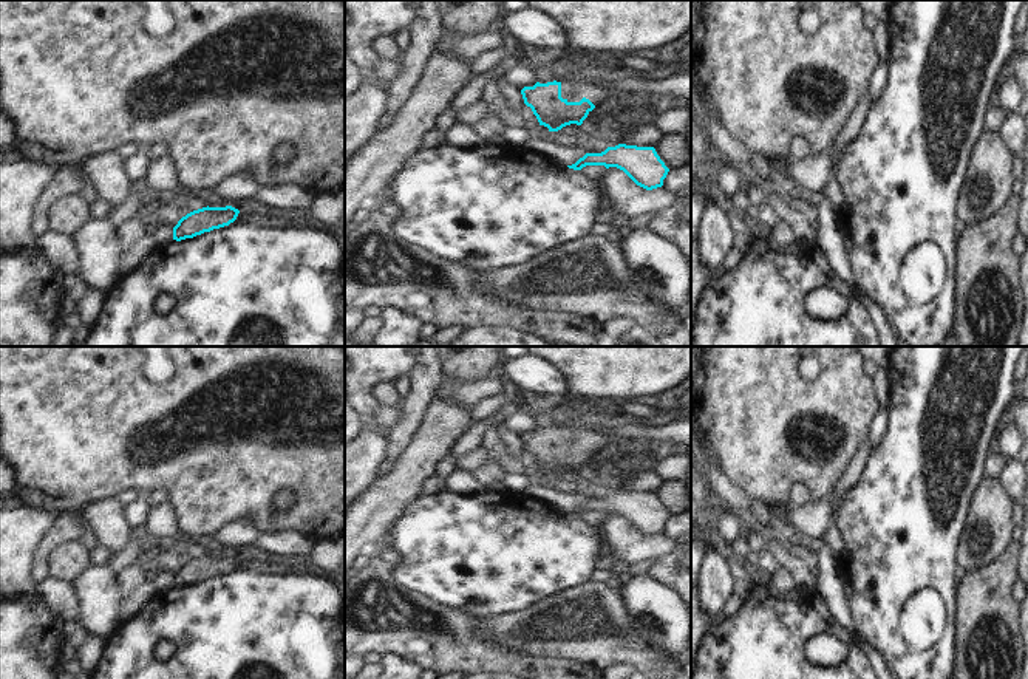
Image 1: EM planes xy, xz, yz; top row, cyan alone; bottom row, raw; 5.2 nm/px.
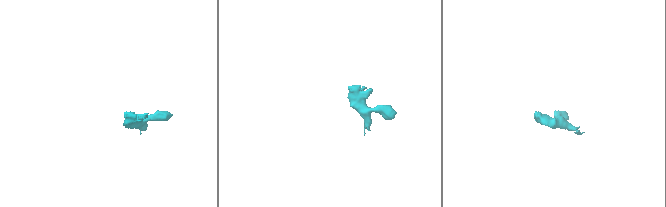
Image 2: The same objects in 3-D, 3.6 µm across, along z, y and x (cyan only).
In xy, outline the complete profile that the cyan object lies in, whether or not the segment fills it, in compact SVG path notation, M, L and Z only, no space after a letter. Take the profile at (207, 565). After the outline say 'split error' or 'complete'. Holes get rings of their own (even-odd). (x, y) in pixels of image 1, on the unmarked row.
M226 552L226 554L203 554L193 557L182 563L178 571L173 574L173 586L181 588L186 585L193 585L204 578L220 575L233 569L240 557Z | complete

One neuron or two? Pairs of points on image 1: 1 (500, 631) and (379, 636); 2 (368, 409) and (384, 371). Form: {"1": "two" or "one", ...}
{"1": "two", "2": "one"}

